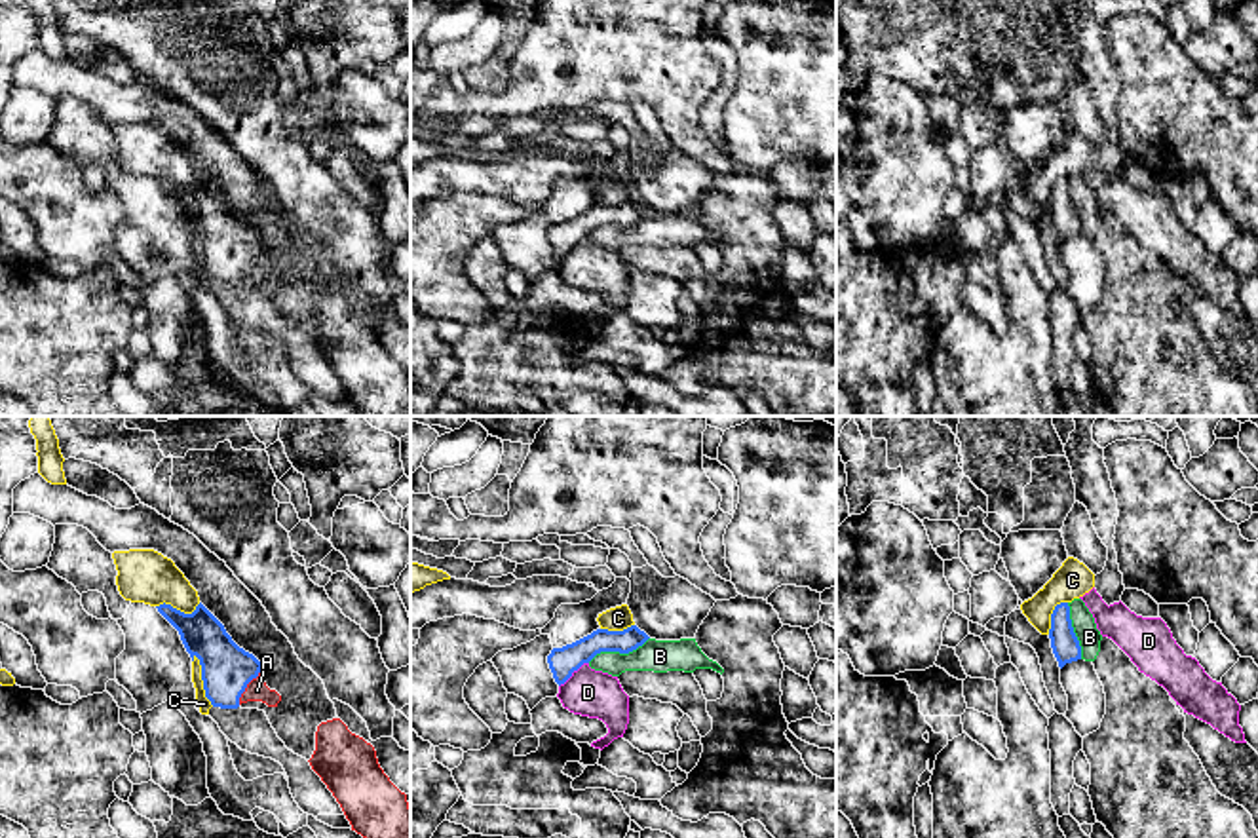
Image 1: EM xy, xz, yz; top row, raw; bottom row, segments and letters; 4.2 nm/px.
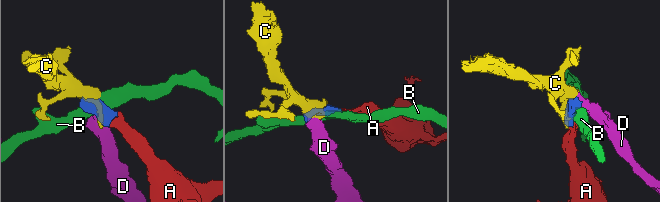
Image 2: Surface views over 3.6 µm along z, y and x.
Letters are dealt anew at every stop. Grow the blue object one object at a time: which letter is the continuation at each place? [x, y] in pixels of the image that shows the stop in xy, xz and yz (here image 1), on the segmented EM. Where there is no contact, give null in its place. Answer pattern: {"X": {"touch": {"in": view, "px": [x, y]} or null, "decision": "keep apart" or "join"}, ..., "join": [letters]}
{"A": {"touch": {"in": "xy", "px": [246, 686]}, "decision": "join"}, "B": {"touch": {"in": "xz", "px": [618, 650]}, "decision": "keep apart"}, "C": {"touch": {"in": "xy", "px": [202, 679]}, "decision": "keep apart"}, "D": {"touch": {"in": "xz", "px": [572, 671]}, "decision": "keep apart"}, "join": ["A"]}

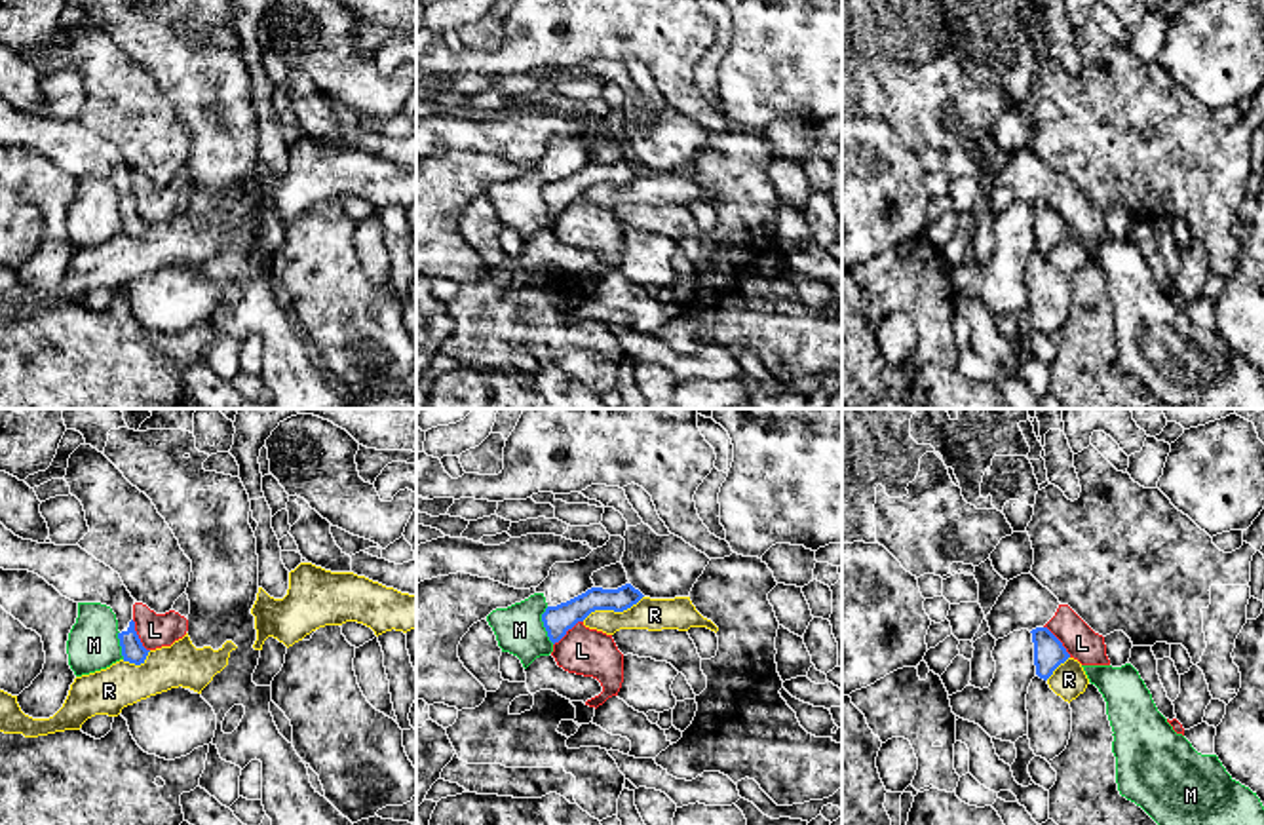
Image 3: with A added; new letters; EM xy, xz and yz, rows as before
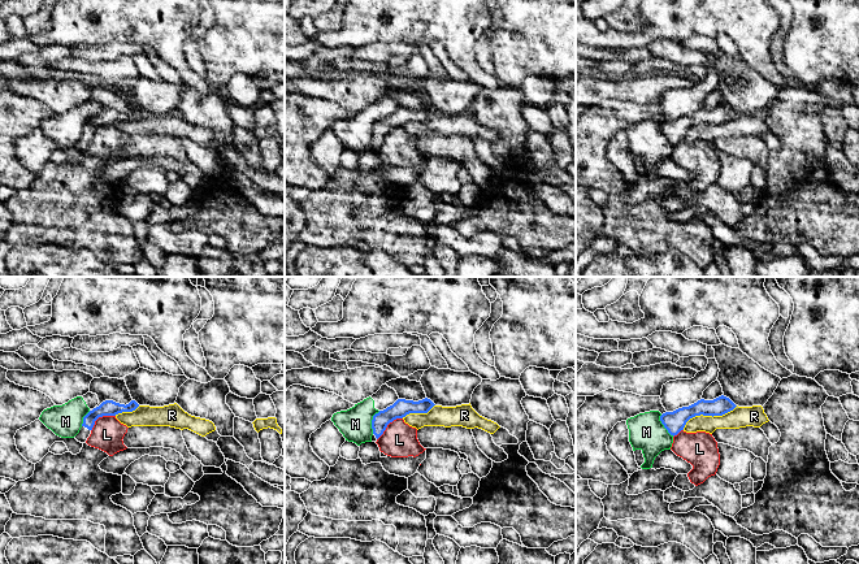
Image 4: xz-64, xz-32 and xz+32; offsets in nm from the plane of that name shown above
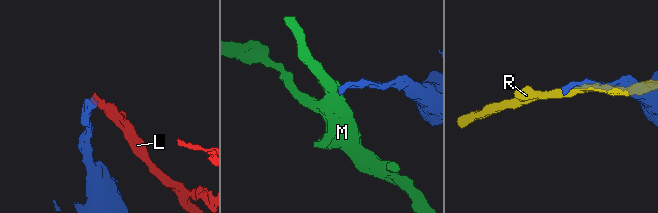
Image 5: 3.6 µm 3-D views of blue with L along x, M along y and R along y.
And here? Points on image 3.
{"L": {"touch": {"in": "xy", "px": [137, 635]}, "decision": "keep apart"}, "M": {"touch": {"in": "xz", "px": [544, 626]}, "decision": "keep apart"}, "R": {"touch": {"in": "xz", "px": [612, 609]}, "decision": "keep apart"}, "join": []}

